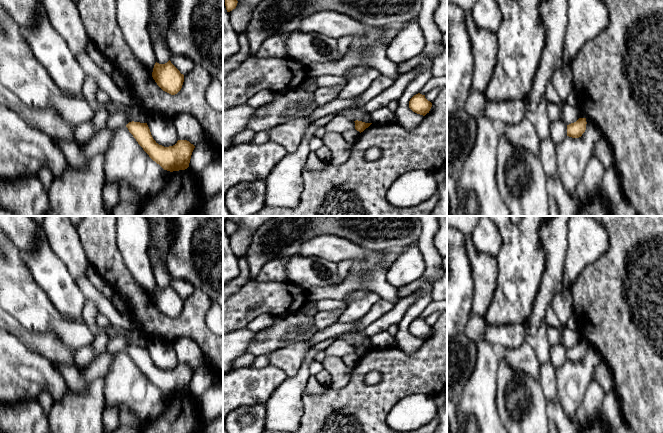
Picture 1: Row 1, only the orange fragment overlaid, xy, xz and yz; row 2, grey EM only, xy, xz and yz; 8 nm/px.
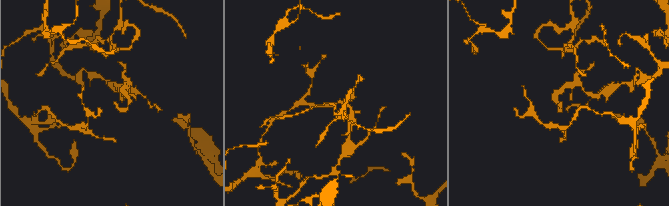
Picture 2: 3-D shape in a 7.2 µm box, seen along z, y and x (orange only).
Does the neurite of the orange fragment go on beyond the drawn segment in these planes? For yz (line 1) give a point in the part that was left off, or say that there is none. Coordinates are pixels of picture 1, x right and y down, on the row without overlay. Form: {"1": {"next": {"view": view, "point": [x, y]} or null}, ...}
{"1": {"next": null}}

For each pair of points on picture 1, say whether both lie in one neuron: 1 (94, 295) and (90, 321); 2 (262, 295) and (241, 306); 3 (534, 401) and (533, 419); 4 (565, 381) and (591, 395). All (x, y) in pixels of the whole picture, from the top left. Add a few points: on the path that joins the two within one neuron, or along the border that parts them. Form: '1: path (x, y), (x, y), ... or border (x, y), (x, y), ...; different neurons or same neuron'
1: border (93, 300), (85, 300), (81, 315); different neurons
2: path (257, 295), (252, 295), (246, 301); same neuron
3: path (533, 405), (533, 415); same neuron
4: border (592, 379), (575, 413); different neurons

